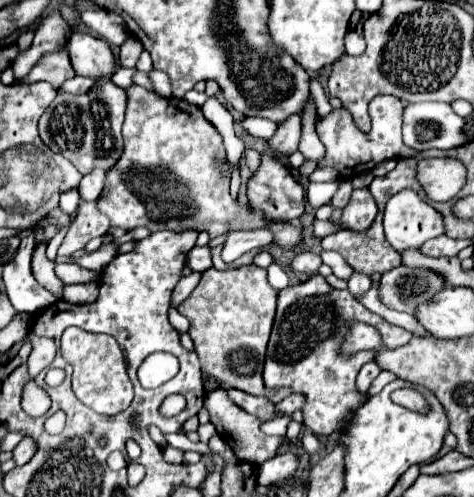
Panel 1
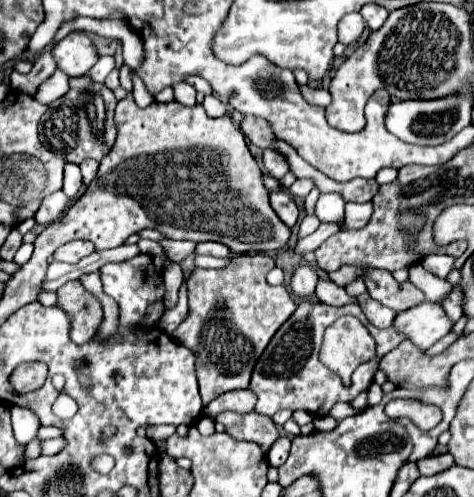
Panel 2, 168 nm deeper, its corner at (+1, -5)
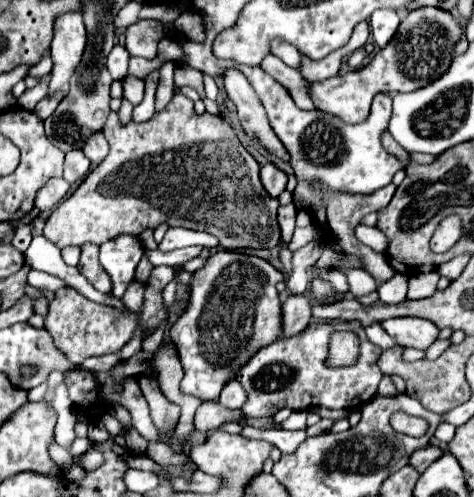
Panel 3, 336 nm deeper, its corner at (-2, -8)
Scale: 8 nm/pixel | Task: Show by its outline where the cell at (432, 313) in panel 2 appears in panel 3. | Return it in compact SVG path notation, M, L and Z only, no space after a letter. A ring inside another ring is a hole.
M389 318L383 320L381 326L401 346L417 348L417 350L427 350L437 340L439 334L435 324L423 318Z

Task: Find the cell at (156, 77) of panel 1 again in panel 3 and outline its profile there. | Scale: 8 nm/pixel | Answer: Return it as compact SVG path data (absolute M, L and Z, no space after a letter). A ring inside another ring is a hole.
M125 76L123 80L123 98L127 98L131 104L139 104L143 100L143 80L137 76Z

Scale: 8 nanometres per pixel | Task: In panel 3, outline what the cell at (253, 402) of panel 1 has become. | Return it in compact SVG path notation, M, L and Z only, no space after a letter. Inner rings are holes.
M229 380L229 384L223 386L223 392L219 396L219 404L229 408L229 410L235 410L235 408L241 408L243 402L245 402L245 392L241 388L241 384L237 380Z

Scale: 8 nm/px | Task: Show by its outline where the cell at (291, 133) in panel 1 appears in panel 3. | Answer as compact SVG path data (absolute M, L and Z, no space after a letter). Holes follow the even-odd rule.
M267 162L267 164L261 168L259 174L261 174L261 184L263 184L263 188L267 190L269 196L277 198L277 196L285 190L285 186L287 186L287 174L281 172L275 164Z

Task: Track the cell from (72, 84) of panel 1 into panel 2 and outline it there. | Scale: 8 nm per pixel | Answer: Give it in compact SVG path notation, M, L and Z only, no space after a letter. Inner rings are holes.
M100 57L100 61L90 69L90 77L96 83L104 83L104 79L108 77L108 73L114 69L114 57Z

